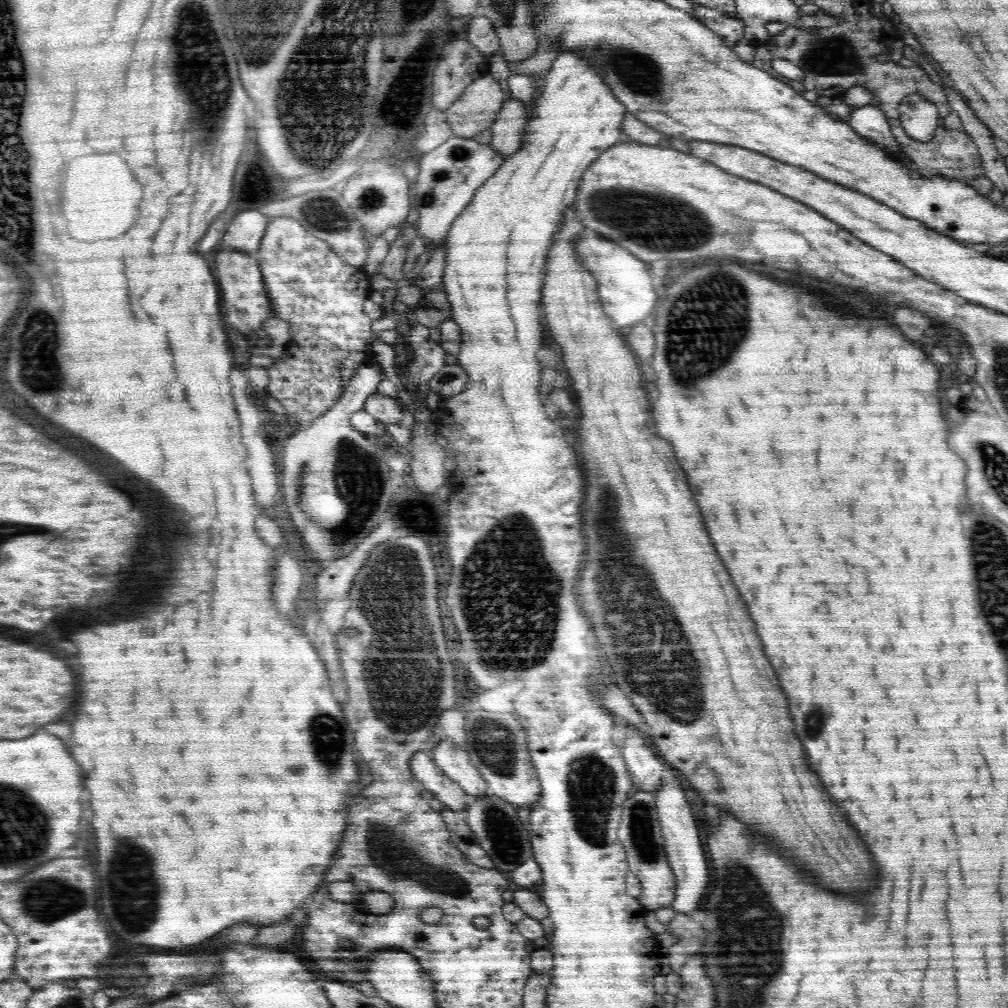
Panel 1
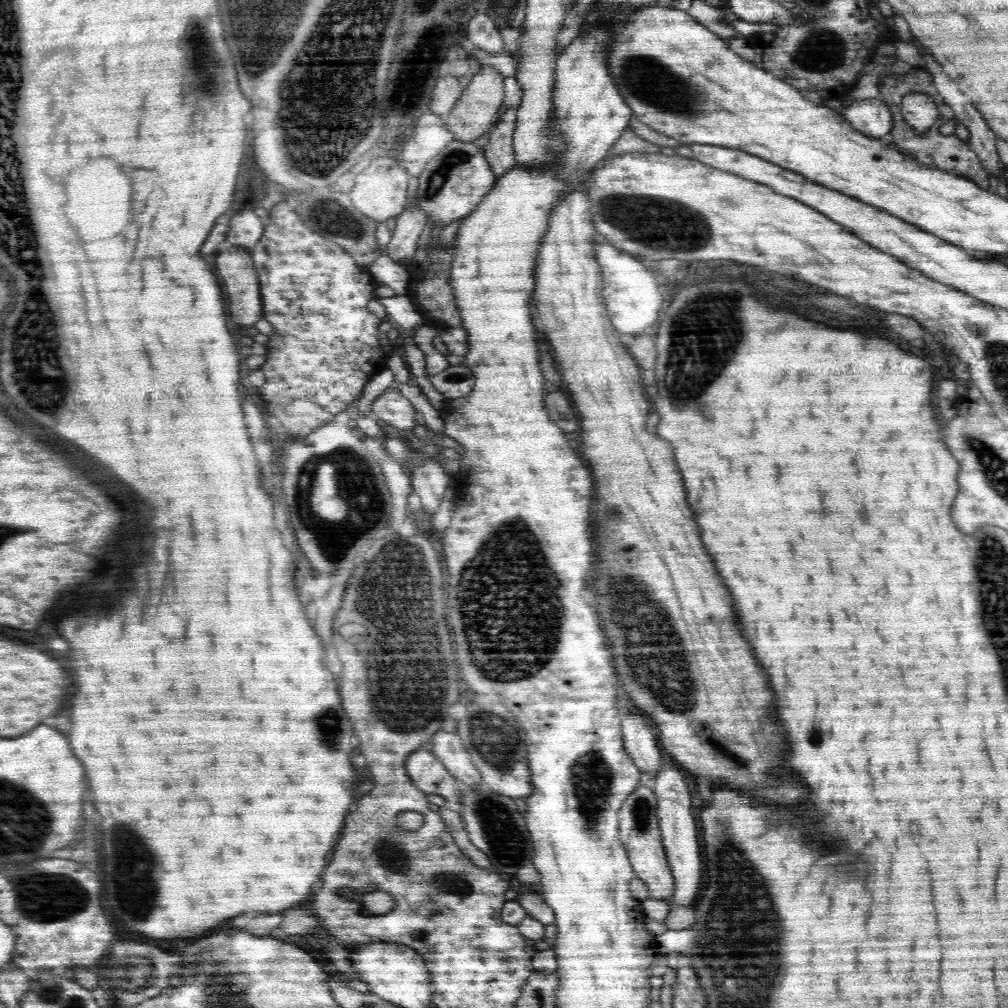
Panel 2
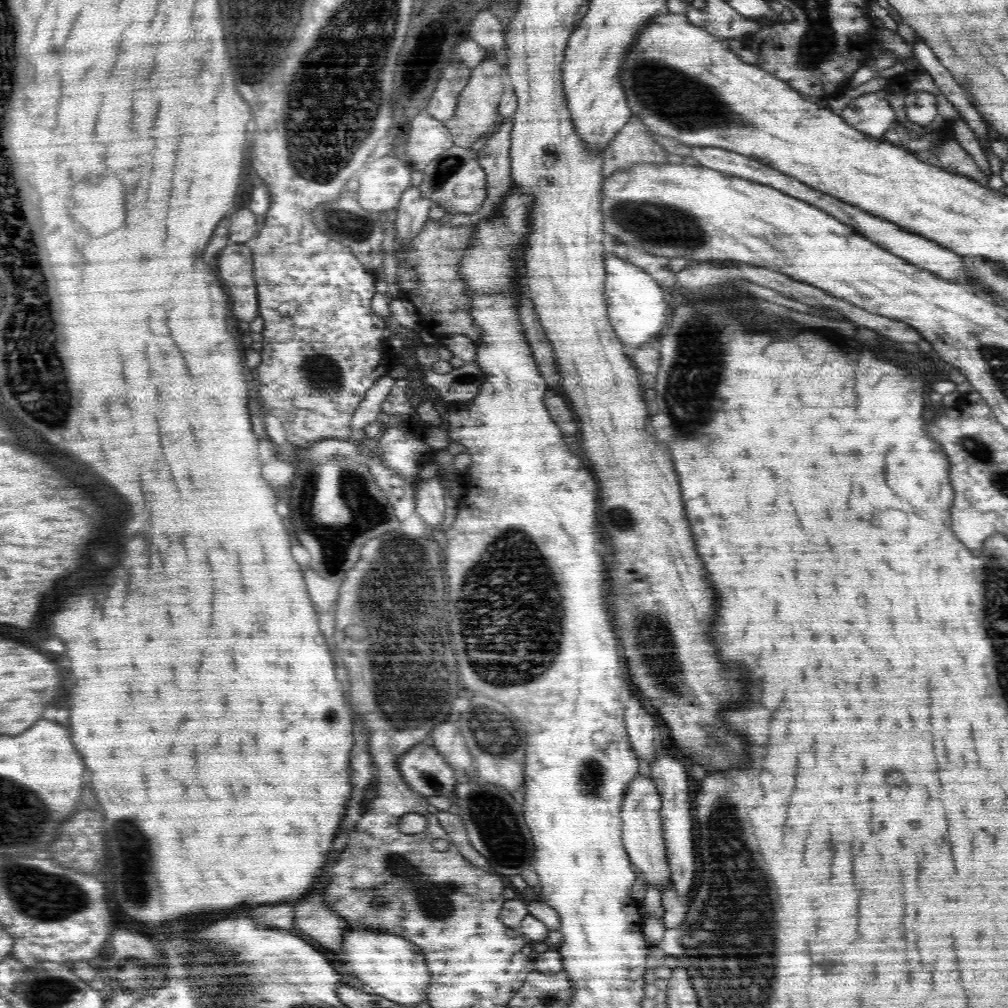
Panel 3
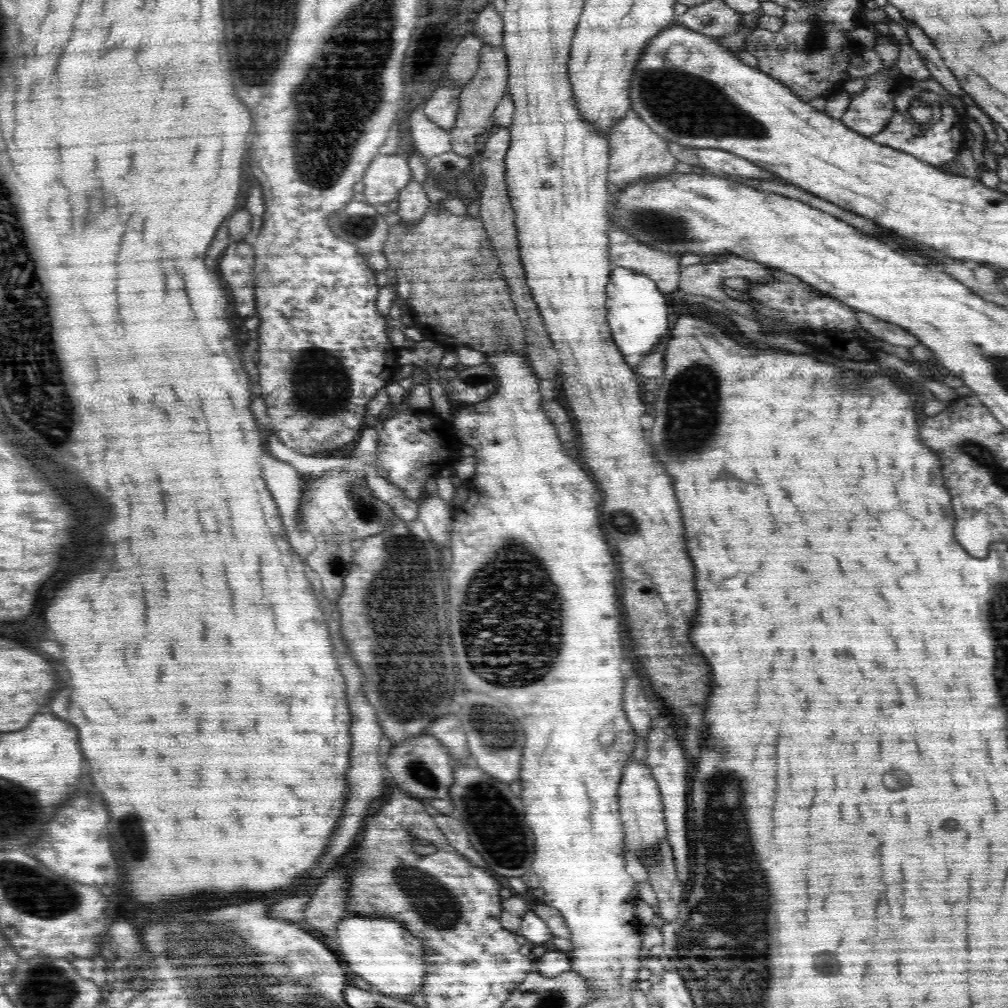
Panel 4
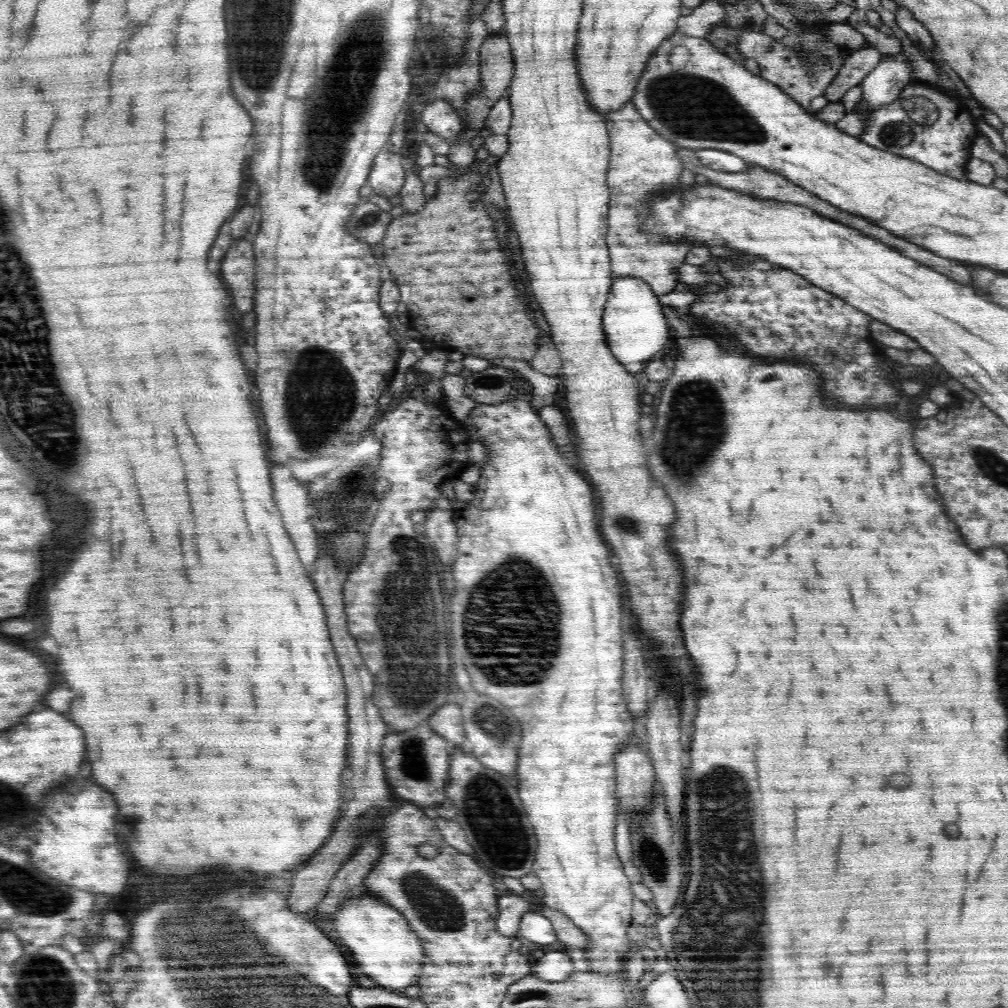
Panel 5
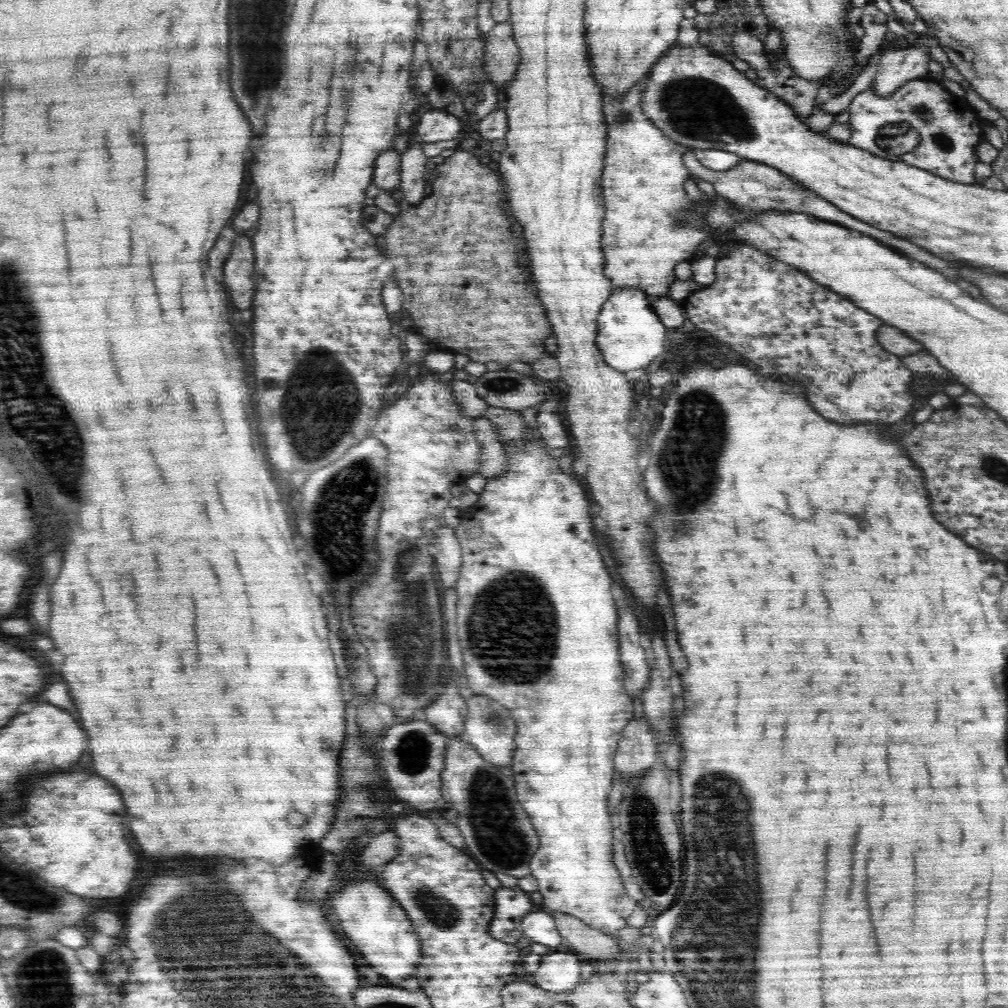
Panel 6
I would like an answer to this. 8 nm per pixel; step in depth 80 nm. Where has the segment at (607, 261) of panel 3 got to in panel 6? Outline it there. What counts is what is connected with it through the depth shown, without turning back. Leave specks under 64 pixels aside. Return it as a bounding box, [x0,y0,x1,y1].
[596,288,668,372]

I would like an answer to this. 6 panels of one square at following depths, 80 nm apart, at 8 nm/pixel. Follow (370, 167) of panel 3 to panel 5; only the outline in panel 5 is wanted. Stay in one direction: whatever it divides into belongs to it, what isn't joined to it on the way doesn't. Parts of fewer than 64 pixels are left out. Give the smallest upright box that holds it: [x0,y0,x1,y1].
[368,151,405,198]

